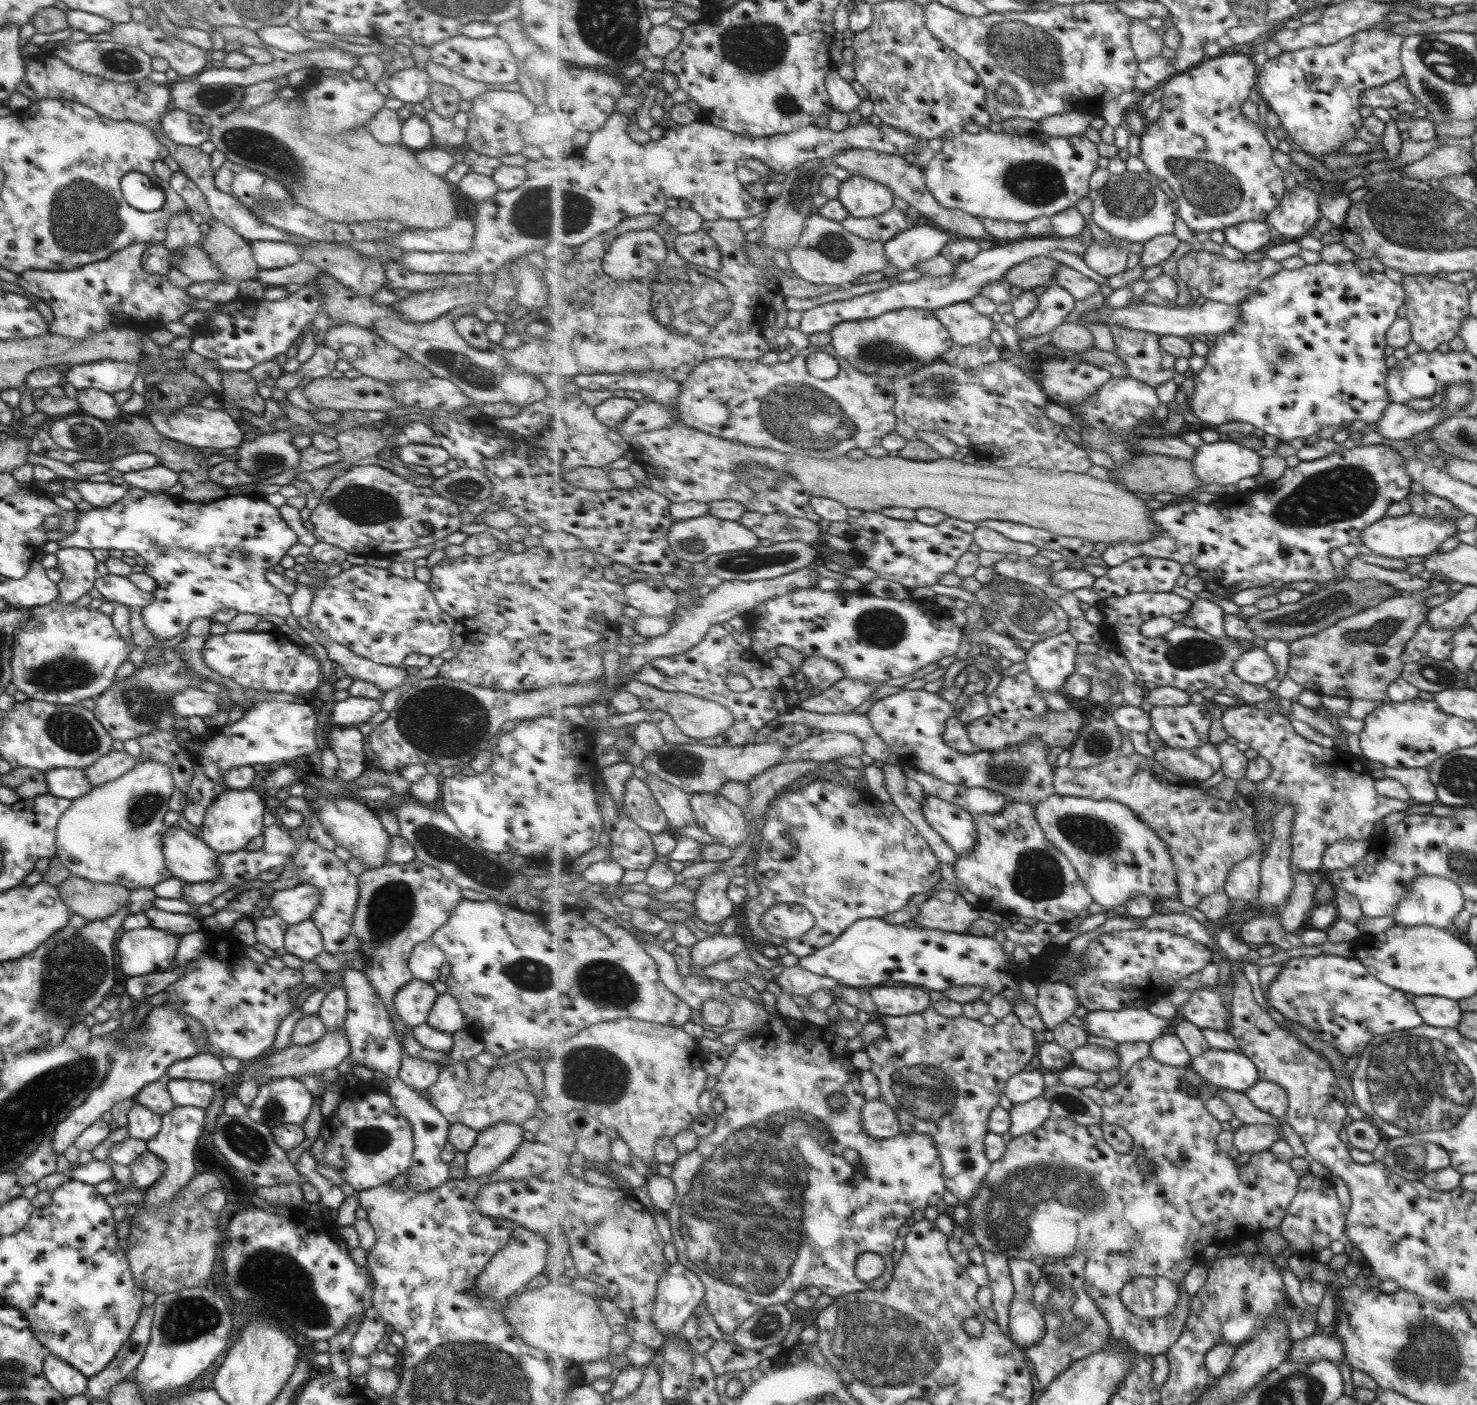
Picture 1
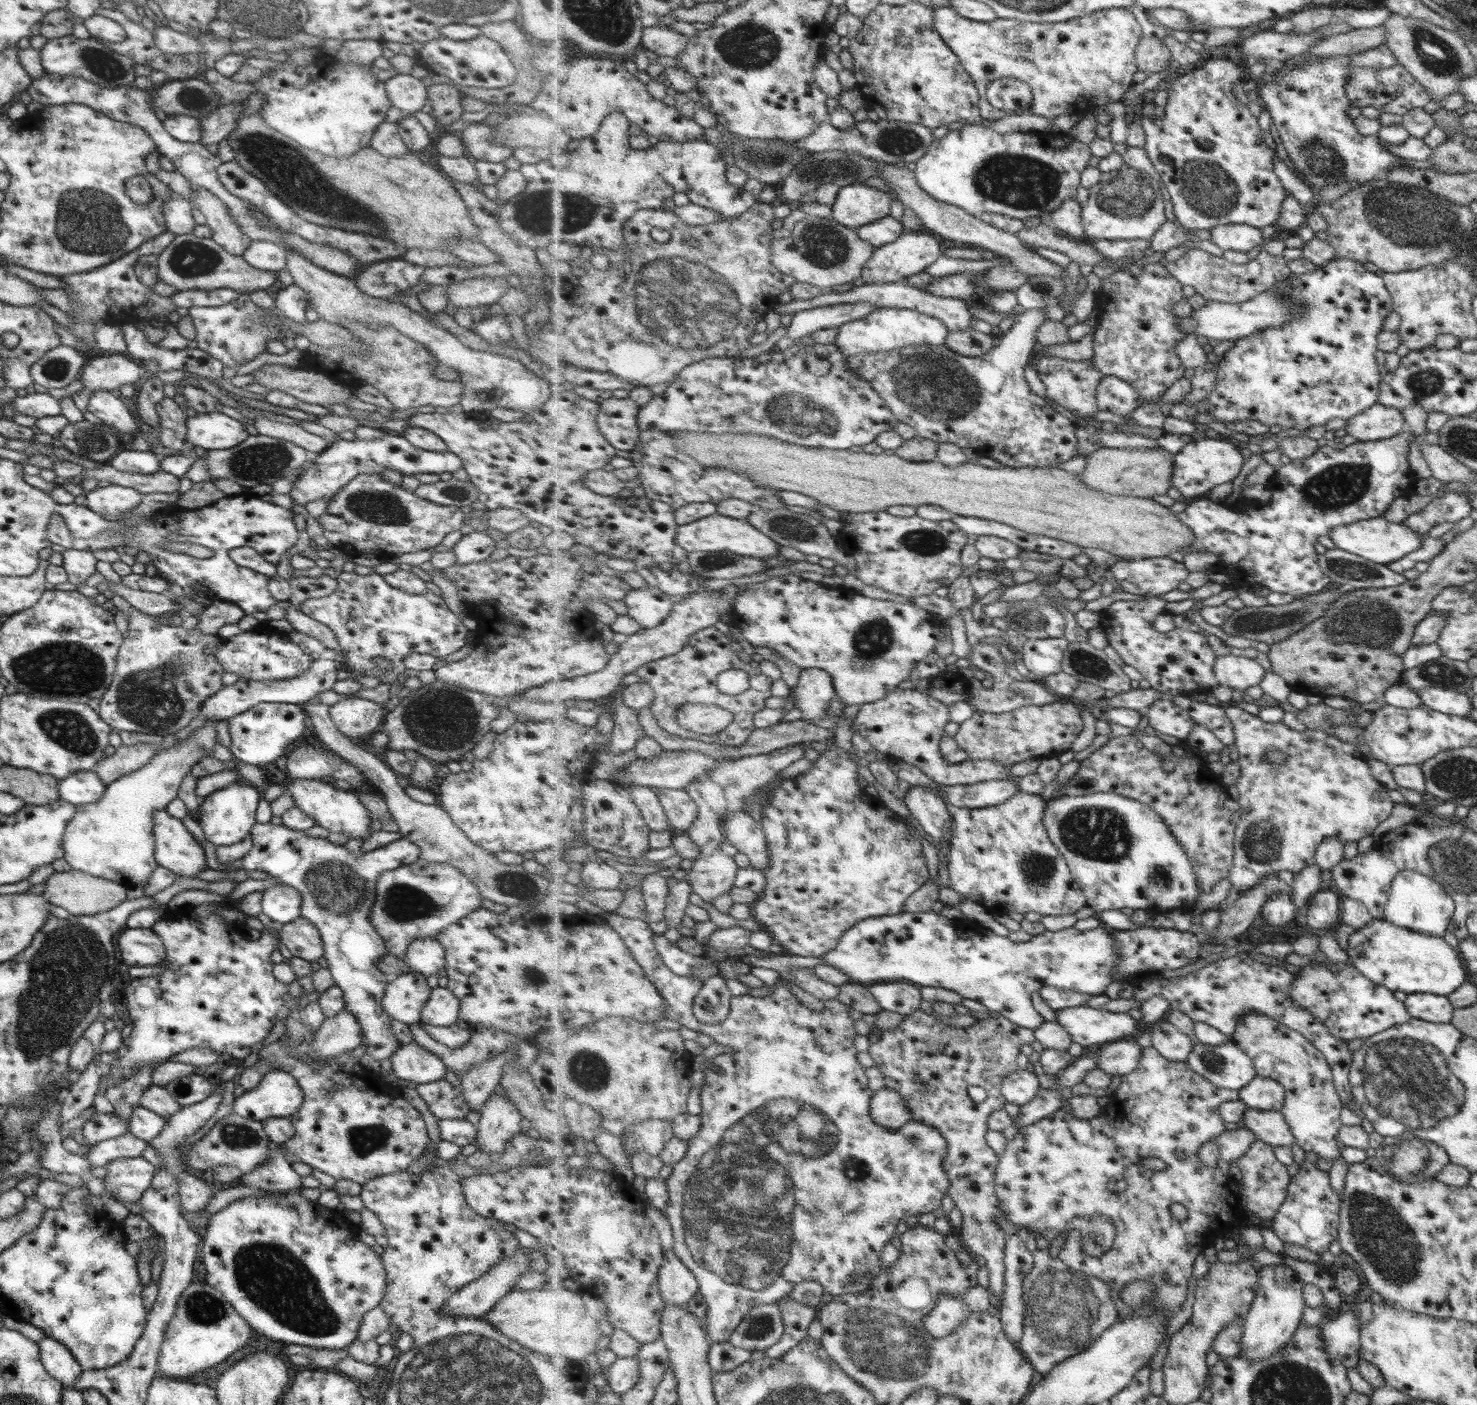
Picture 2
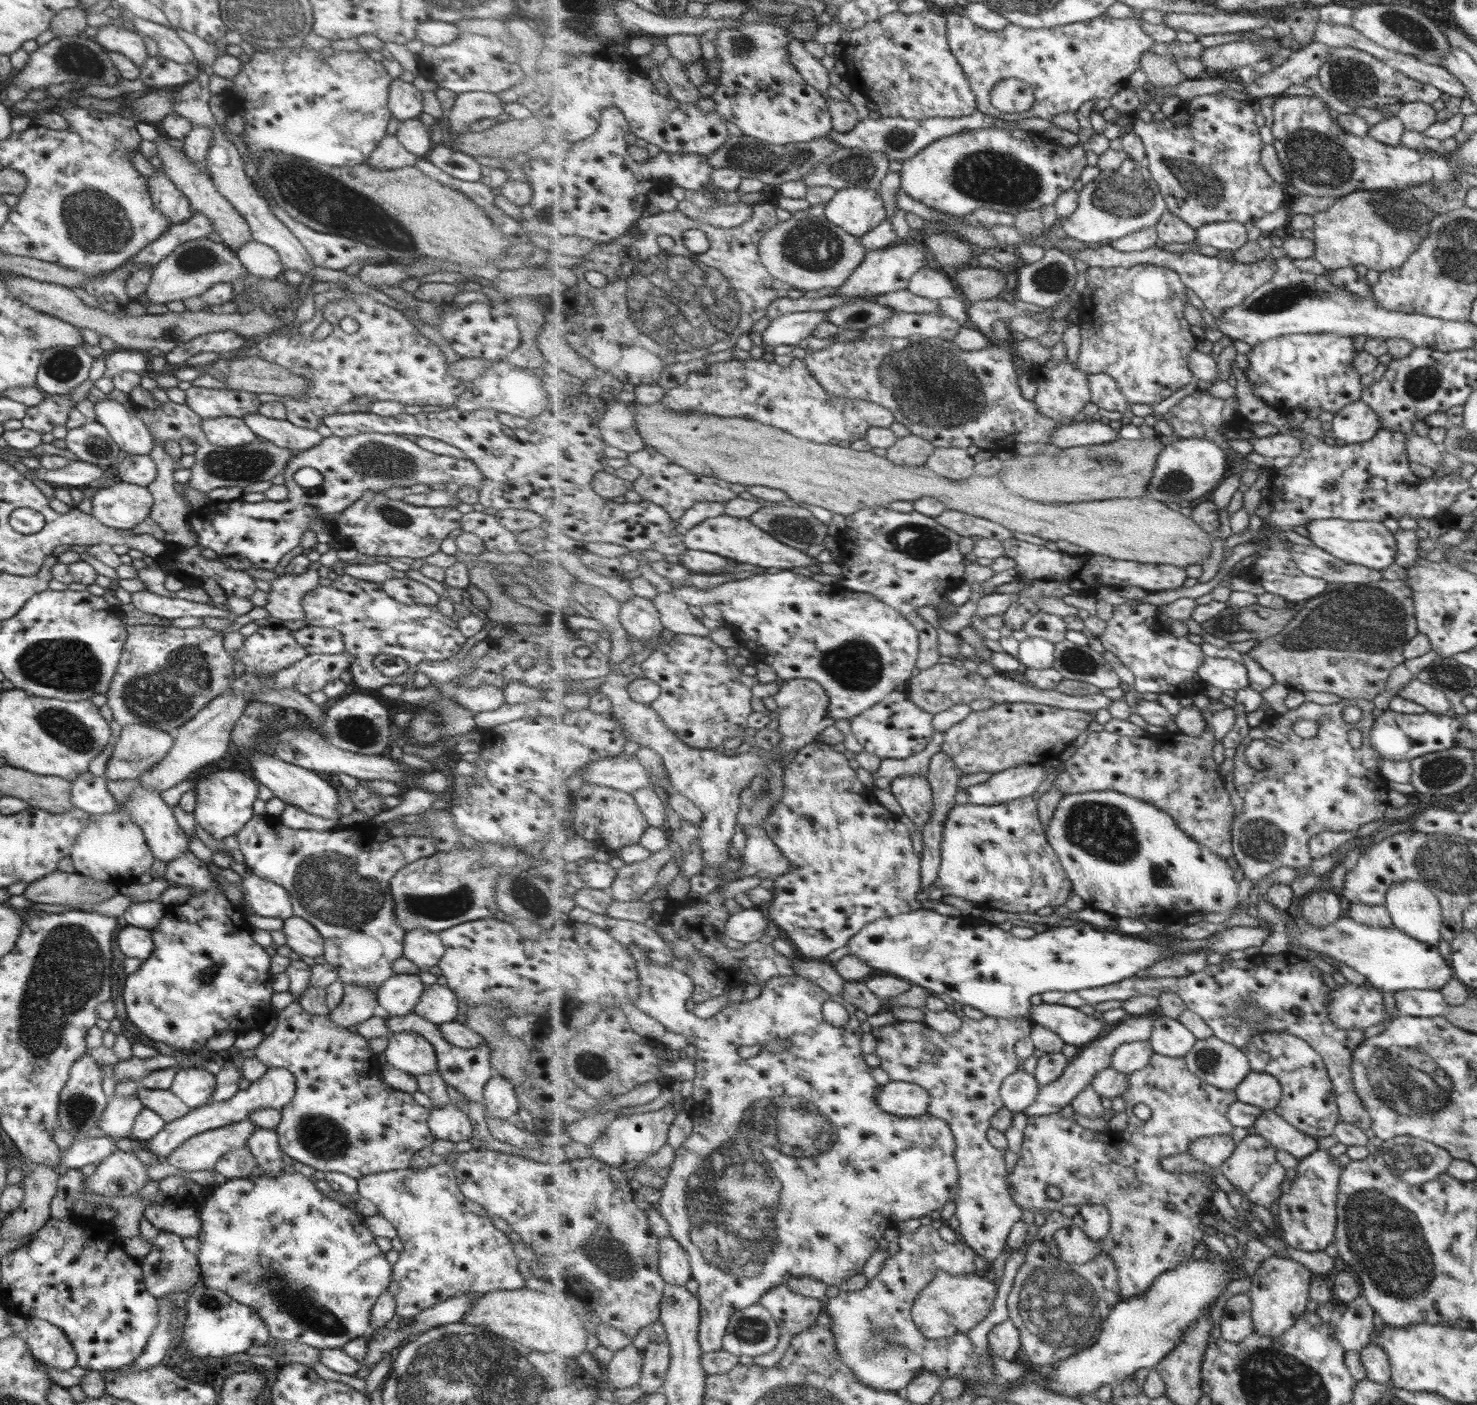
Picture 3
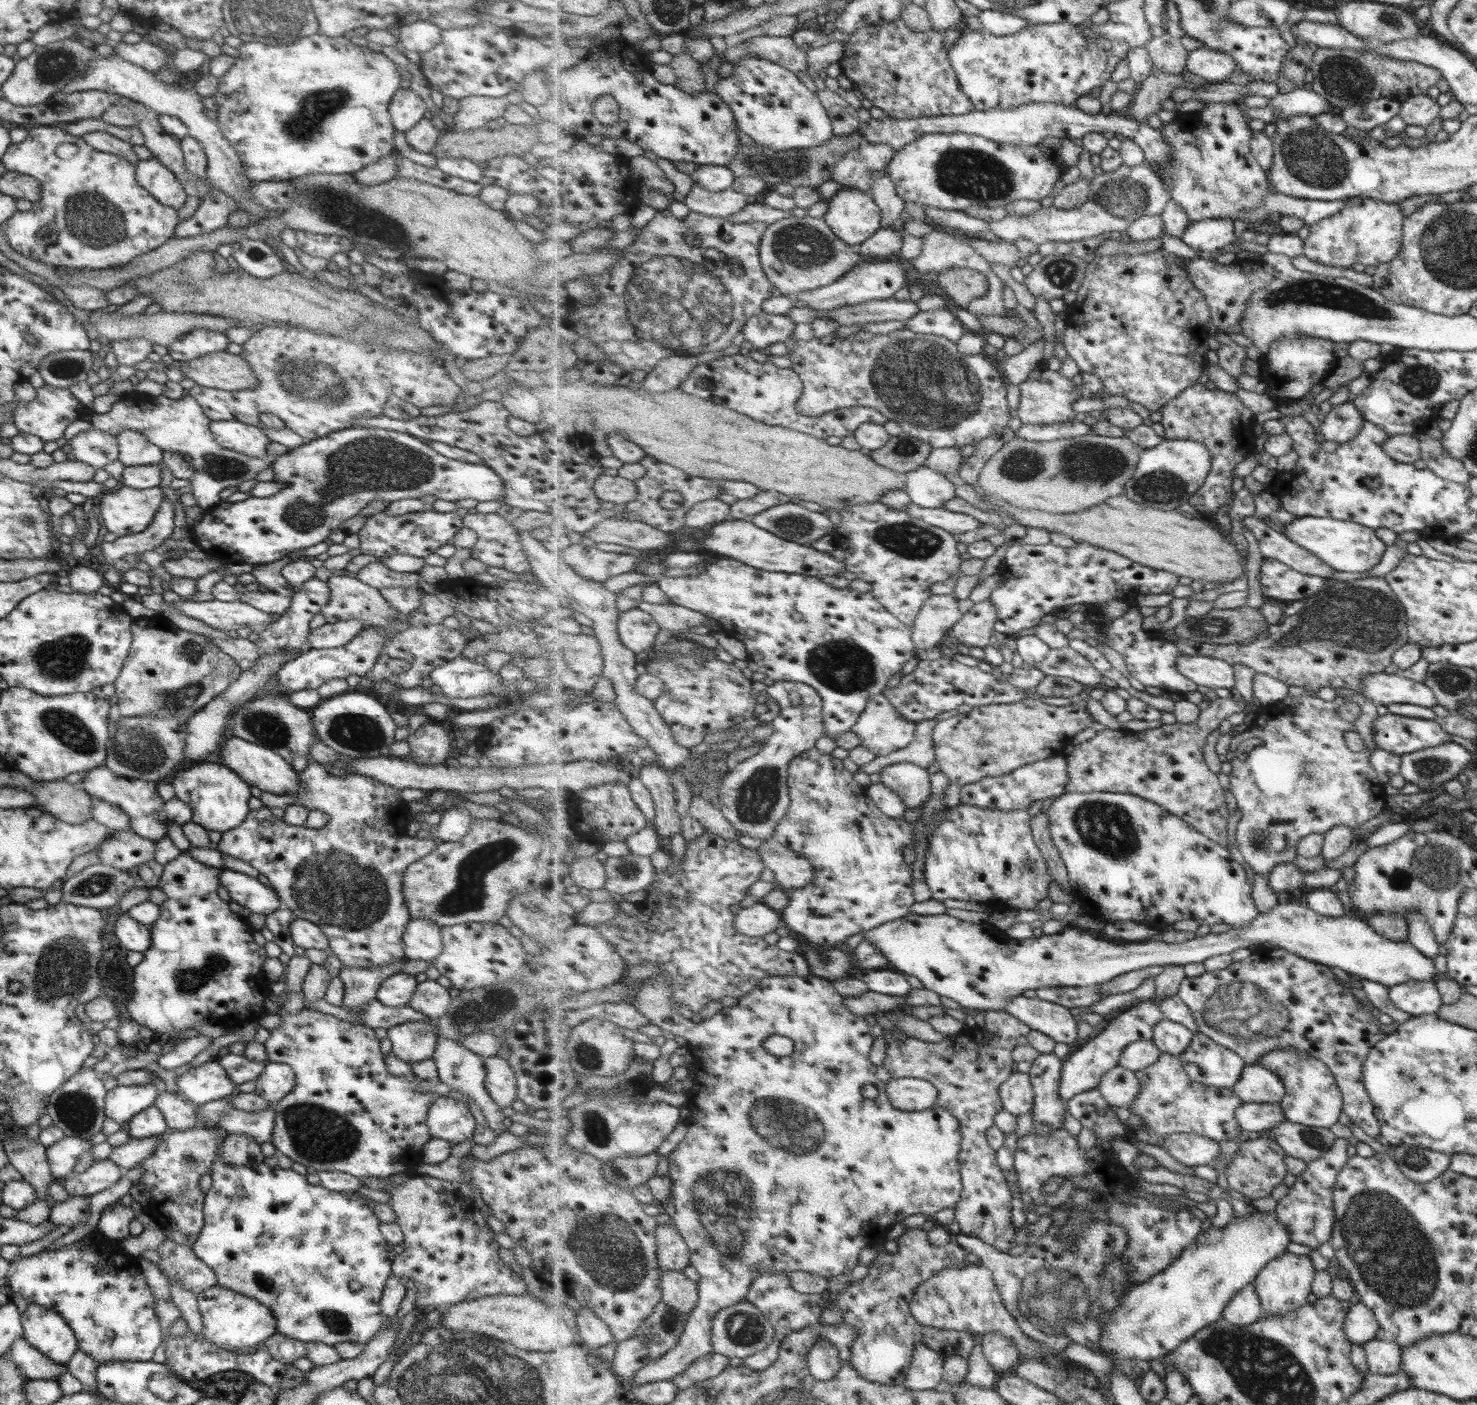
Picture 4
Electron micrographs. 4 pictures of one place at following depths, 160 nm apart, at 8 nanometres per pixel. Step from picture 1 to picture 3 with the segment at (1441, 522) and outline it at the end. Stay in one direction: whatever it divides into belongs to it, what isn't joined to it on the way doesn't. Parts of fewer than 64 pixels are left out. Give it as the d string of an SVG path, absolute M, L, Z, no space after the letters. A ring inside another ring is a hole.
M1327 518L1309 523L1306 529L1309 540L1345 562L1360 564L1365 568L1378 571L1394 563L1397 543L1394 535L1389 534L1381 522L1367 520L1349 522L1342 520L1342 518Z

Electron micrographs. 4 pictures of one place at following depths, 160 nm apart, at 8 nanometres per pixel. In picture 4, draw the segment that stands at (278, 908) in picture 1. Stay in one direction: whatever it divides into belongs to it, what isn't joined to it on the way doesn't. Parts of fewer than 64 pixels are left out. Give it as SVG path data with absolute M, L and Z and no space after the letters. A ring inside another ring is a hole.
M223 869L220 870L217 880L227 890L231 901L244 906L253 914L267 916L280 907L278 896L256 878Z

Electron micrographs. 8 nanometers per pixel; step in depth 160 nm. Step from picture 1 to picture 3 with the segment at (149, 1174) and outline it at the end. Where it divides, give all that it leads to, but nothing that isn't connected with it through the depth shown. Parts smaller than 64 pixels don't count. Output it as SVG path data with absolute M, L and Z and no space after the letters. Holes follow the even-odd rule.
M118 1148L113 1154L96 1164L92 1175L83 1179L82 1190L89 1189L94 1194L101 1194L107 1198L133 1196L134 1192L137 1192L149 1179L145 1168L146 1166L132 1152L120 1151Z

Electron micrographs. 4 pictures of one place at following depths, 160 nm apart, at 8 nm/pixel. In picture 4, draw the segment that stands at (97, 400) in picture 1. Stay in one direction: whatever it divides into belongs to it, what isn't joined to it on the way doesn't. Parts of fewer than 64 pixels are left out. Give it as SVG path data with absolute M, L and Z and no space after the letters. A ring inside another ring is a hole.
M125 429L114 437L118 446L118 460L124 466L157 465L162 460L163 450L151 444L140 432Z

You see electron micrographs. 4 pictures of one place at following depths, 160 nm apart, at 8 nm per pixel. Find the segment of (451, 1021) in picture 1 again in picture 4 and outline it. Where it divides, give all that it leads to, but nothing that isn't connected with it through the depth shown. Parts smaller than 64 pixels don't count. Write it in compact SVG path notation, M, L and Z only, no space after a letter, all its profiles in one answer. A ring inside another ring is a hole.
M426 979L416 984L412 997L407 1006L409 1009L419 1012L429 1020L437 1020L447 1013L450 998L445 987L441 987L436 981Z

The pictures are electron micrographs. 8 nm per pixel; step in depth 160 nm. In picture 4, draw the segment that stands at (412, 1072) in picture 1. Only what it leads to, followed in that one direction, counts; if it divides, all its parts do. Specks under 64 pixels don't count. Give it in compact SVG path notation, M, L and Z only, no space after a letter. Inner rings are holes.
M405 1022L386 1030L391 1042L390 1053L408 1065L427 1060L436 1045L436 1029L433 1023Z

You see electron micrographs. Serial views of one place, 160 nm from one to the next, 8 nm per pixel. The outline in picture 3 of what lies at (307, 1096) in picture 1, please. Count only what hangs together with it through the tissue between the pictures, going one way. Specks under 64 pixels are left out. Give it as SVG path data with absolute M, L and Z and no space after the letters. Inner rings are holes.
M268 1068L259 1078L255 1079L255 1082L251 1082L243 1090L238 1090L231 1098L223 1102L212 1102L201 1107L195 1107L190 1109L187 1114L181 1116L181 1118L165 1123L153 1138L144 1141L145 1148L162 1161L174 1148L183 1144L189 1137L245 1120L250 1115L250 1112L254 1110L261 1110L262 1108L280 1110L288 1102L291 1102L294 1094L295 1081L288 1070Z

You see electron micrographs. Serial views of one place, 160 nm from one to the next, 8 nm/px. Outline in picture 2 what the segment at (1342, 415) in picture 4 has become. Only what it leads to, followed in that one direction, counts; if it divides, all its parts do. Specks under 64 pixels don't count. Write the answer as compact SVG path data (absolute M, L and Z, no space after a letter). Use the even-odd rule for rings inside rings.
M1375 403L1353 418L1347 418L1346 434L1358 441L1394 437L1407 429L1400 410Z

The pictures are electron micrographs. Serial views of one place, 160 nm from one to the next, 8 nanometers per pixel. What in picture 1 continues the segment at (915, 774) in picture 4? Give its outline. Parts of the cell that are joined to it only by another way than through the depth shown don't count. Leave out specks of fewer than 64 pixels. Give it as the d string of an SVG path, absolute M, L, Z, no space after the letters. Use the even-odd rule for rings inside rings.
M930 795L925 796L921 808L929 824L942 834L958 856L965 858L976 846L978 826L968 810Z

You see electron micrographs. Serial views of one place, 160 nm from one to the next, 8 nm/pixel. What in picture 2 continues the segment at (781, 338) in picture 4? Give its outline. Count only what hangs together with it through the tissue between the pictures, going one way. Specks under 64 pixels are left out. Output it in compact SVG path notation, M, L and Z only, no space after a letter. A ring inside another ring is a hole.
M841 304L818 307L795 313L785 336L798 342L802 338L811 337L814 332L841 327L843 324L863 319L873 313L871 304Z

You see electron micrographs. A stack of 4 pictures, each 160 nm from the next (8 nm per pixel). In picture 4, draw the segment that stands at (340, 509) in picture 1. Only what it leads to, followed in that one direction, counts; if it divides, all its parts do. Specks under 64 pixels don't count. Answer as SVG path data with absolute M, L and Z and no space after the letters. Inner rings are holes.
M430 507L416 513L402 515L385 514L384 510L368 516L359 528L359 550L363 554L384 558L395 554L409 555L417 558L425 558L433 554L440 546L453 539L462 527L462 518L455 510L451 512L433 511Z

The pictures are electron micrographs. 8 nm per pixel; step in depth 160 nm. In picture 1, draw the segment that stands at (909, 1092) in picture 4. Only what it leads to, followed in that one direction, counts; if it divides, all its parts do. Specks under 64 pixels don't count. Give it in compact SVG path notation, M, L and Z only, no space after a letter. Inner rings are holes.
M881 1098L867 1101L862 1110L862 1121L866 1133L873 1138L897 1138L902 1133L902 1125L894 1107Z

